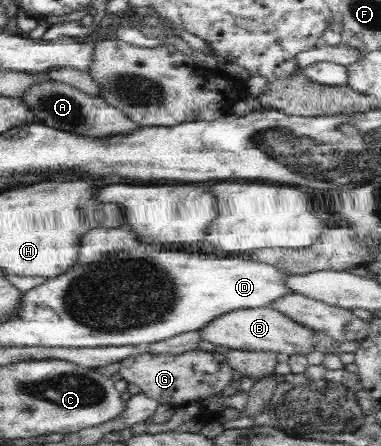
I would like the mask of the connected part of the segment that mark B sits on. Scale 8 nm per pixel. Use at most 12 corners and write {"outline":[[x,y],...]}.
{"outline":[[270,306],[227,312],[197,333],[230,350],[336,355],[340,343]]}

